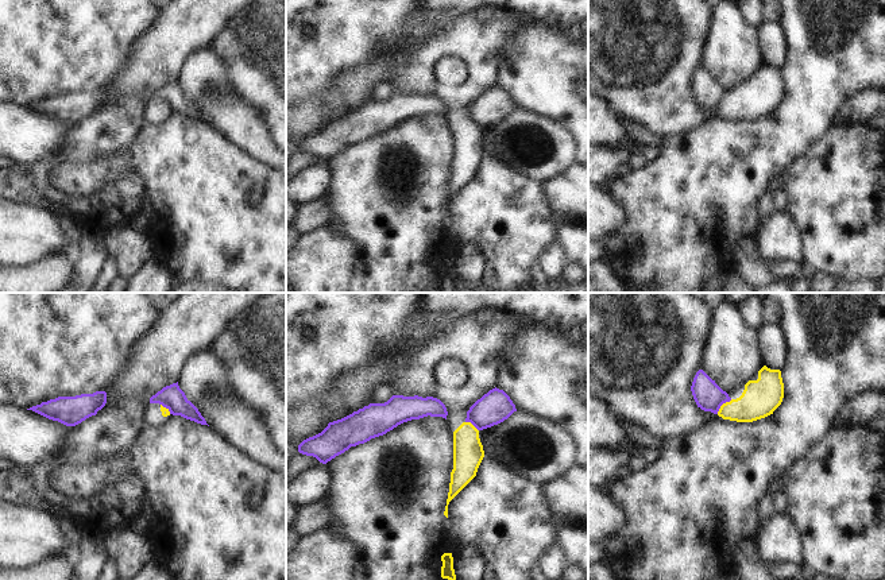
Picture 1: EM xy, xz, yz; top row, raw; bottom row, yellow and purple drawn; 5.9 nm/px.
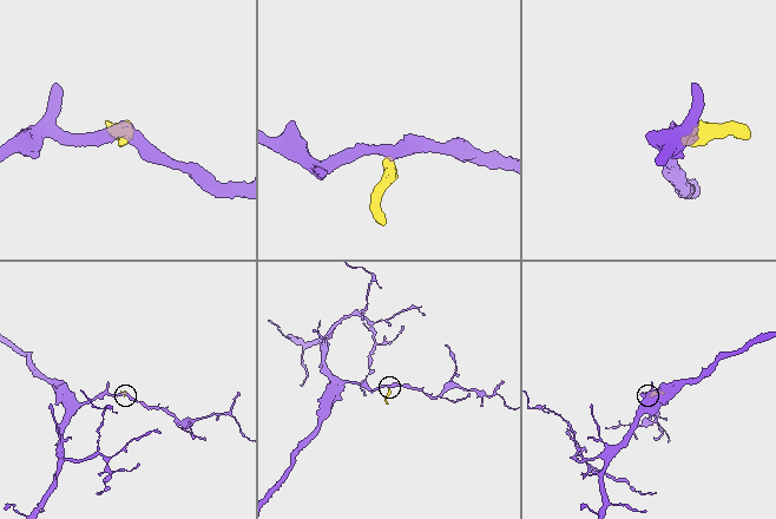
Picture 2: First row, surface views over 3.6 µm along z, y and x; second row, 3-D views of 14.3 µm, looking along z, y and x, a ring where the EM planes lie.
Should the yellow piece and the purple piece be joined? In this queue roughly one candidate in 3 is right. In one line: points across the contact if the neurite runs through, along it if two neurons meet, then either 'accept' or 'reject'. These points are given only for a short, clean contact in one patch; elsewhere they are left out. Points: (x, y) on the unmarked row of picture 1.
border yz (731, 97), (726, 99), (717, 111); reject

